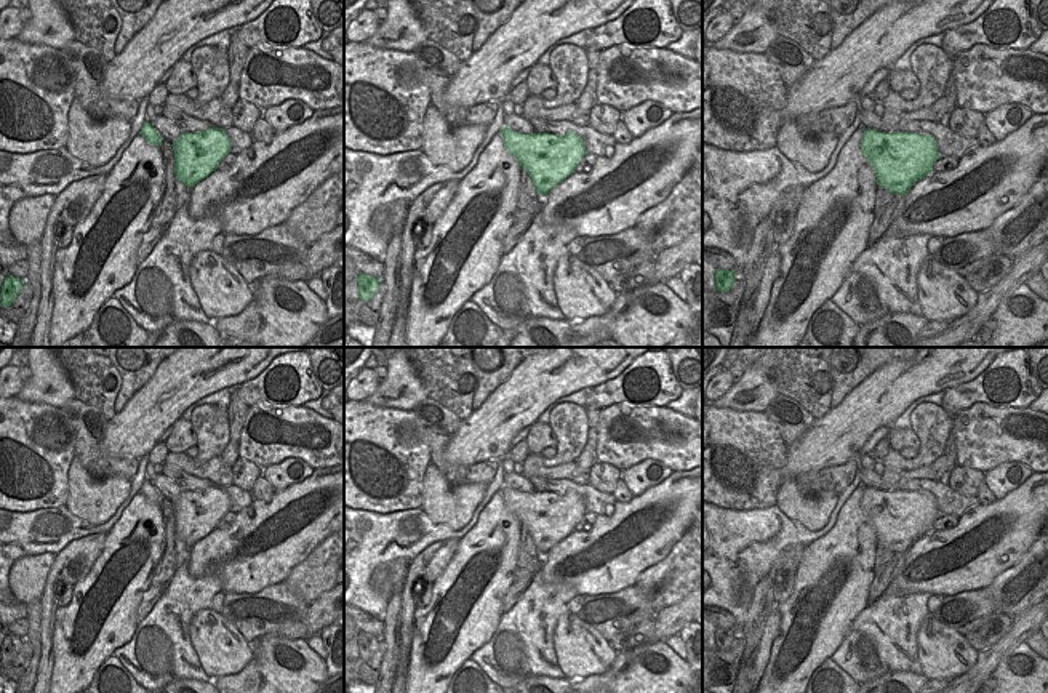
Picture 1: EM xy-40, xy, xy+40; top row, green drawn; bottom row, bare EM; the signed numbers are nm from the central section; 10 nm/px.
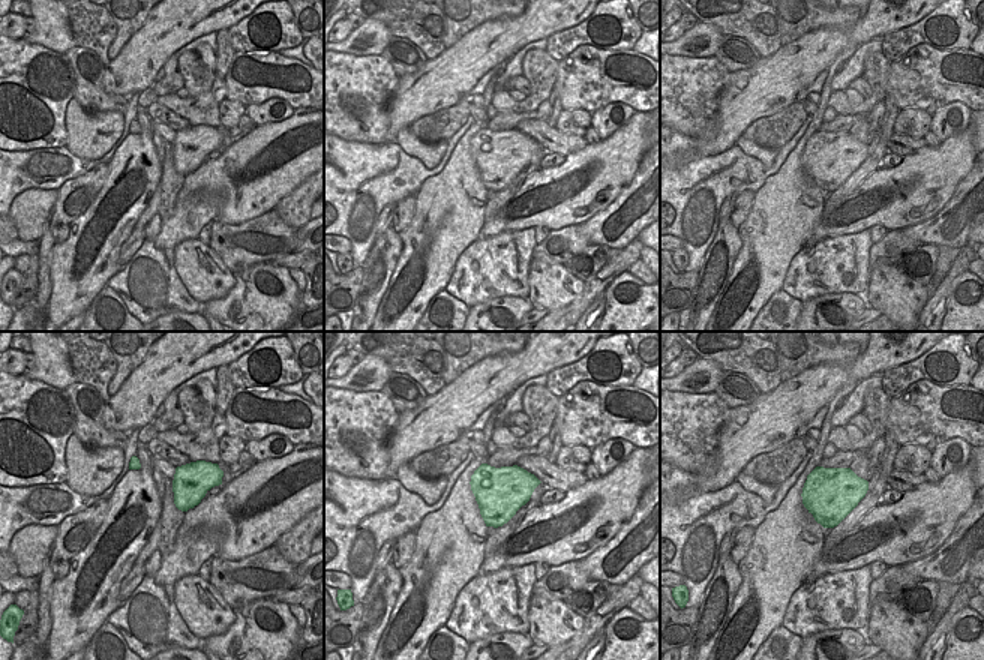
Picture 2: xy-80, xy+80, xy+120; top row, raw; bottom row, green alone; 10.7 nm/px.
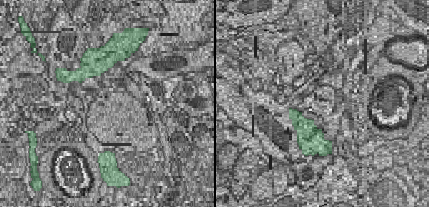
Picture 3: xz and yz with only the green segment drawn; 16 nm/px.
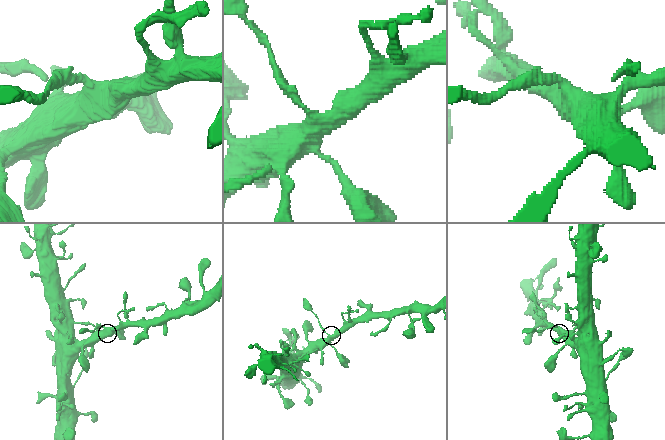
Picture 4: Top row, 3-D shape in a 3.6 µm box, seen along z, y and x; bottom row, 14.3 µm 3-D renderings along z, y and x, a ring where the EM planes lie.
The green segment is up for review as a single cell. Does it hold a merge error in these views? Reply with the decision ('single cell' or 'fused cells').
single cell

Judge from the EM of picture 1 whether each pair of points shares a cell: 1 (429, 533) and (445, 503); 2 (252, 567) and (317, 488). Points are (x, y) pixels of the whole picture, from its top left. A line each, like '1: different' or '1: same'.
1: different
2: same

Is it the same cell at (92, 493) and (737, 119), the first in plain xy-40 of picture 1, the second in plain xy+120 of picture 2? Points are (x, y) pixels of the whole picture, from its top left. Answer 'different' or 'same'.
different

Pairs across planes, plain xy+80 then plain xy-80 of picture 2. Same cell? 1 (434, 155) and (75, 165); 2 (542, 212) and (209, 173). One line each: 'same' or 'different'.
1: different
2: same

